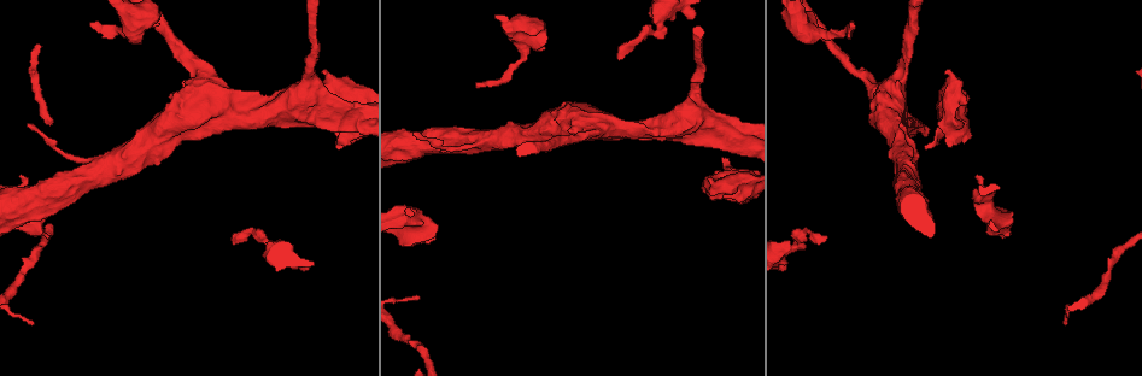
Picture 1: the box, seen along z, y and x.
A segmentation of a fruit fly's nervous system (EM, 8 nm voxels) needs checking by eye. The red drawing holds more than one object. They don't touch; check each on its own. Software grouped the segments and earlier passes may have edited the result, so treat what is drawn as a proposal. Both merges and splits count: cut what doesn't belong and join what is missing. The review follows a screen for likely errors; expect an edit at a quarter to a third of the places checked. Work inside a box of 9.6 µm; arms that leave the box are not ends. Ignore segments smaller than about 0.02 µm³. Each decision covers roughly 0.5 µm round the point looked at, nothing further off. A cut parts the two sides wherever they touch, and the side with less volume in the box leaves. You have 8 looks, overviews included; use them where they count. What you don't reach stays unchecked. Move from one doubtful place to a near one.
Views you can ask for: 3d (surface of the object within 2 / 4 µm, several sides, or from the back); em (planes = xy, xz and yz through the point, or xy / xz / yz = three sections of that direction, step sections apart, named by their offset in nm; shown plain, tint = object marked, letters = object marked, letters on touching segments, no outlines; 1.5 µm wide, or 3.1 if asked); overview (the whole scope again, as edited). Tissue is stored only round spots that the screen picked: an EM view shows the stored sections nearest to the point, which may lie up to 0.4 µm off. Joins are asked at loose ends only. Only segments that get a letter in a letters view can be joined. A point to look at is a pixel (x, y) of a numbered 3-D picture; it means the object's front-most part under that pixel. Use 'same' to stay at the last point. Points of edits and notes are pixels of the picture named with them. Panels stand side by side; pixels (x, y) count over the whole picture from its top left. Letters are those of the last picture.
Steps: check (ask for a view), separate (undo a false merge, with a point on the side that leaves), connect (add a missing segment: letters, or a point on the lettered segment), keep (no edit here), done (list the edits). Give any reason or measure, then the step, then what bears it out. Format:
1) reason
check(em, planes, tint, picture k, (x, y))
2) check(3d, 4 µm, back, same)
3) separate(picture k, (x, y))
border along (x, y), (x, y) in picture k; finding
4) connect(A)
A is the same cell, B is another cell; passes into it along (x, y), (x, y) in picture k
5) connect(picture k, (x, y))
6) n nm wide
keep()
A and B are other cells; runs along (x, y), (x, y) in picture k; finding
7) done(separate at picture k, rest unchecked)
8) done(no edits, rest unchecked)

an open end
check(em, xy, step 8, tint, picture 1, (47, 238))

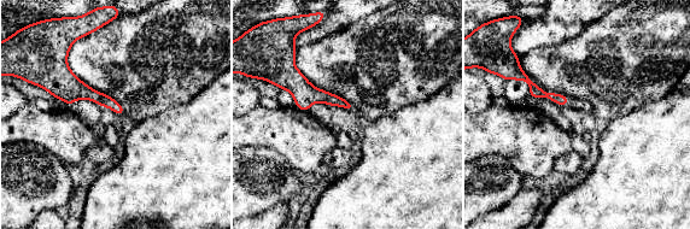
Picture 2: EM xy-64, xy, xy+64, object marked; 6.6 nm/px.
cut it another way
check(em, planes, letters, same)

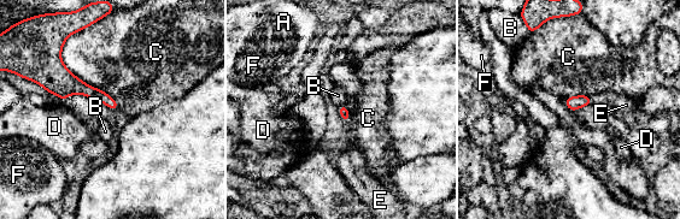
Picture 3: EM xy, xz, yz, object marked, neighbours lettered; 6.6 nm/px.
connect(picture 3, (626, 105))
E is the same cell, A, B, C, D and F are other cells; it goes on there

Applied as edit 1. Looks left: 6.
thin end
check(em, xz, step 4, letters, picture 1, (31, 323))

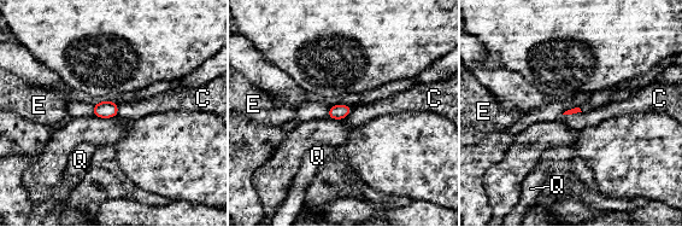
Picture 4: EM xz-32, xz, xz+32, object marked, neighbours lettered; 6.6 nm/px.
check(em, planes, letters, same)

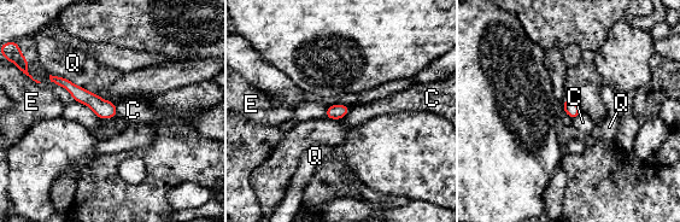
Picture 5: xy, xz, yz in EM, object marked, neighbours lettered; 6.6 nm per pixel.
keep()
C, E and Q are other cells; runs along (53, 79), (113, 114) in picture 5; none of them fits

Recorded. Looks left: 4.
an open end
check(em, planes, letters, picture 1, (413, 134))

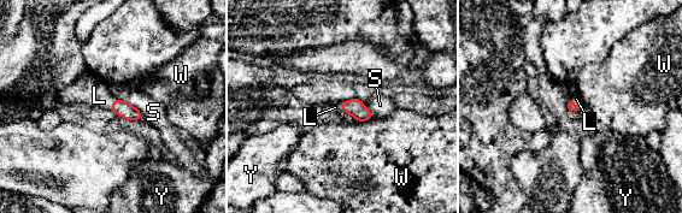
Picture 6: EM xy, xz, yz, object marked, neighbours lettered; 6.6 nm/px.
connect(picture 6, (99, 95))
L is the same cell, S, W and Y are other cells; passes into it along (124, 110), (111, 104), (99, 95) in picture 6; it goes on there

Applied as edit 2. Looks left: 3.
done(connect at picture 3, connect at picture 6, rest unchecked)

